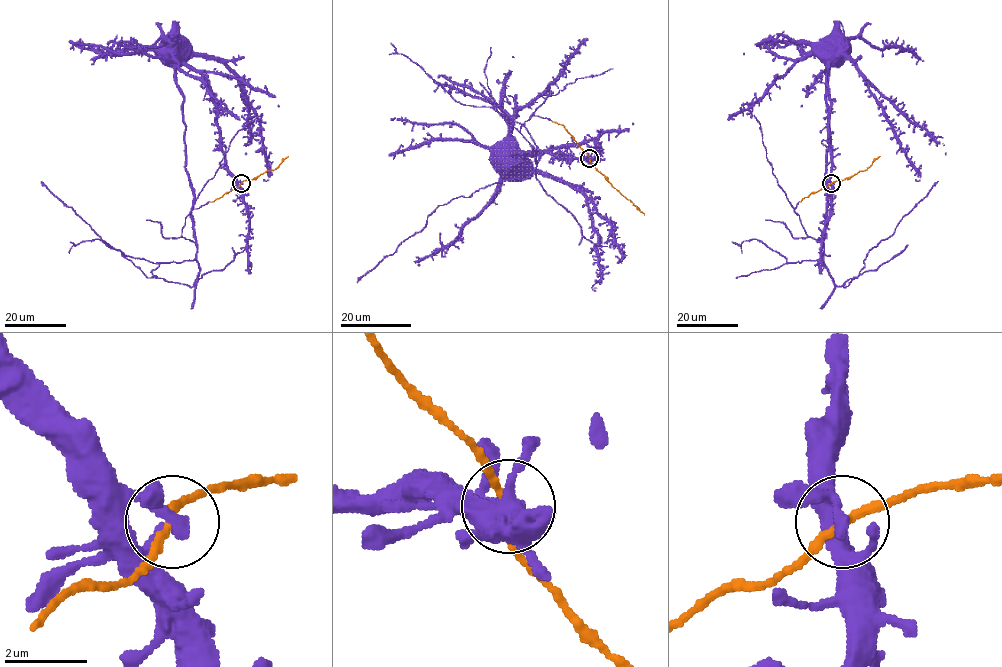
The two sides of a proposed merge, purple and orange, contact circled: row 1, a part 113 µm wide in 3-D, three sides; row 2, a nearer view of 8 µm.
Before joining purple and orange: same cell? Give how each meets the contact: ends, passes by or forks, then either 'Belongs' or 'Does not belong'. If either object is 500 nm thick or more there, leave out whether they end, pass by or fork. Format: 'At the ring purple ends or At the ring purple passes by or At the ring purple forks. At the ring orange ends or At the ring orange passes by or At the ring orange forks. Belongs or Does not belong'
At the ring purple passes by. At the ring orange passes by. Belongs

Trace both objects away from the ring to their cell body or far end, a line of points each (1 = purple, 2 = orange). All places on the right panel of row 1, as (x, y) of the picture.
1: (831, 183), (830, 104), (826, 82), (826, 66), (831, 60), (829, 49)
2: (831, 183), (865, 170), (880, 156)

